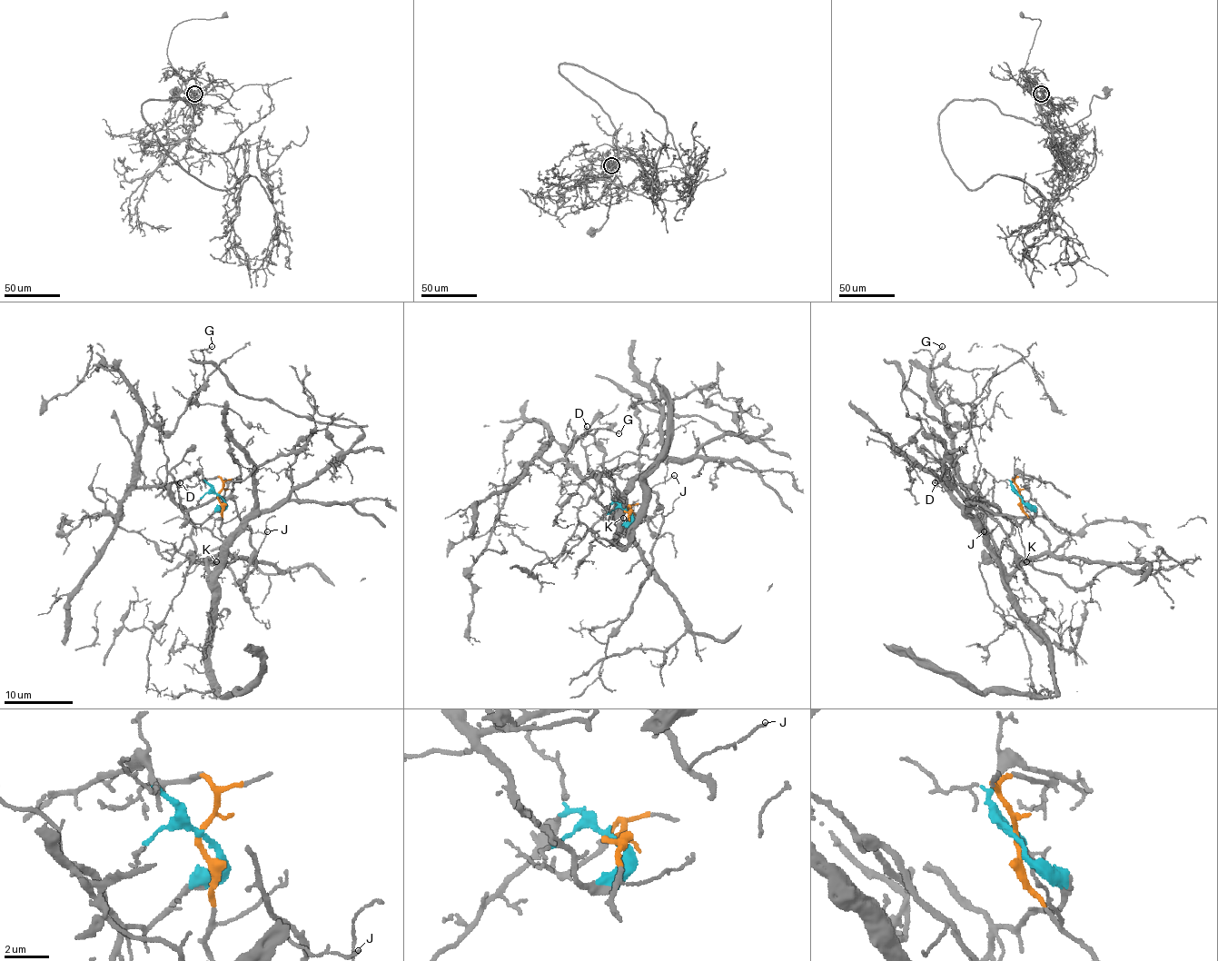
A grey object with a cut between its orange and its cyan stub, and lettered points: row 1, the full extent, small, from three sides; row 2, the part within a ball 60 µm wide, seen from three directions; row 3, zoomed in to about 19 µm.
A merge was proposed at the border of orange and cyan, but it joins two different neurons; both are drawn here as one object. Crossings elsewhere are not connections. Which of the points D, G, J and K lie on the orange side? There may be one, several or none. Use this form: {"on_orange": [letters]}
{"on_orange": ["K"]}

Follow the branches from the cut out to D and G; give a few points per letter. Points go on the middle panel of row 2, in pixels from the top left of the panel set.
D: (626, 510), (630, 516), (622, 525), (617, 525), (580, 474), (567, 460), (575, 438), (586, 433), (588, 426)
G: (626, 510), (630, 516), (617, 525), (565, 460), (542, 457), (549, 443), (569, 449), (611, 424), (618, 433)

